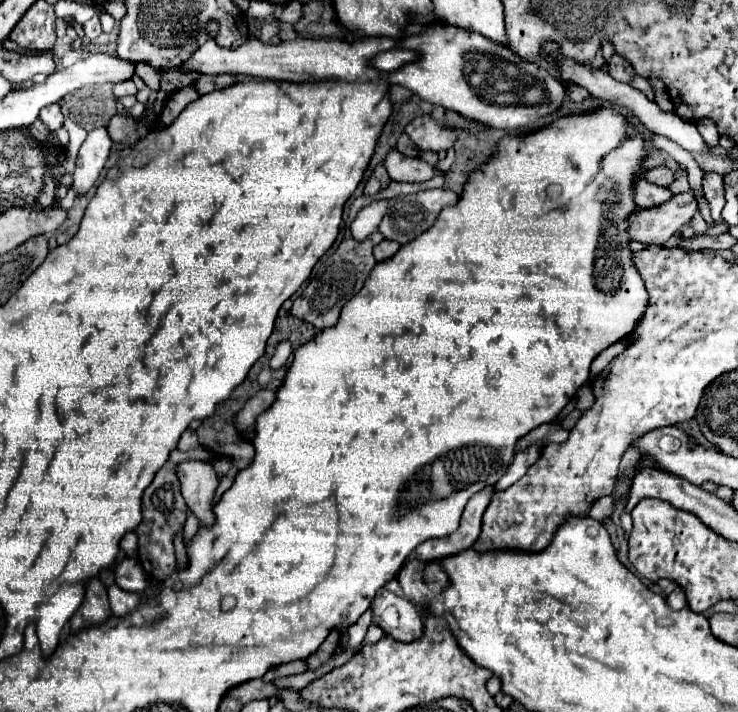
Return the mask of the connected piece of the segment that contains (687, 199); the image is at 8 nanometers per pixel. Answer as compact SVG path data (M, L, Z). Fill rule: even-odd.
M694 190L676 194L672 200L652 210L636 210L630 216L630 238L646 244L664 246L664 242L678 234L694 214L700 210Z

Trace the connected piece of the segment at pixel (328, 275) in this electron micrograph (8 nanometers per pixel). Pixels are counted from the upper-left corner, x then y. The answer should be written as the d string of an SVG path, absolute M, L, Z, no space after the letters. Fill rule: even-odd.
M346 228L344 232L344 240L340 242L338 250L334 254L330 254L330 258L322 258L318 262L318 266L314 268L308 286L304 288L304 292L294 300L294 306L290 310L292 316L310 322L316 330L324 330L328 326L334 326L338 322L340 310L342 306L360 292L360 288L364 286L364 280L368 278L370 270L374 268L376 260L372 256L372 248L376 244L380 244L384 238L382 234L370 234L366 240L358 242L352 238L350 228Z

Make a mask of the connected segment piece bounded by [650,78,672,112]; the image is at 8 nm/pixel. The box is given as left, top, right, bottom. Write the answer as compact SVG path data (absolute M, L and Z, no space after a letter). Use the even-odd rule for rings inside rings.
M650 78L650 86L652 86L652 90L654 90L654 102L658 104L658 108L660 108L662 112L670 112L670 110L672 110L672 102L670 102L670 98L666 96L664 84L662 84L658 78Z

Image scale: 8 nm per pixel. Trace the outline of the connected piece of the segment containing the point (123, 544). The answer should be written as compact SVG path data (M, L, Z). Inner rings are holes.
M126 532L124 538L120 540L120 548L124 550L126 556L136 556L136 550L138 550L138 540L136 540L136 534L134 532Z

